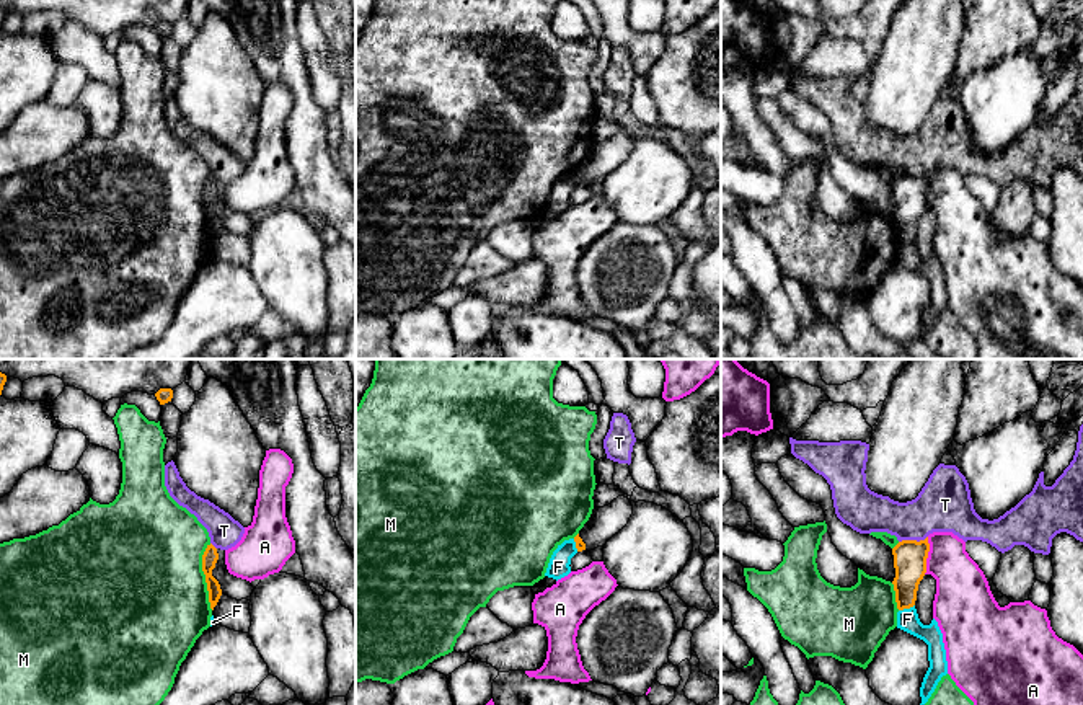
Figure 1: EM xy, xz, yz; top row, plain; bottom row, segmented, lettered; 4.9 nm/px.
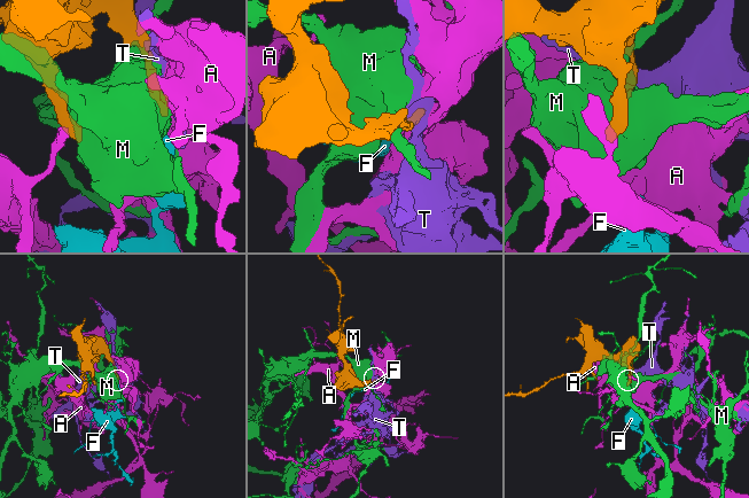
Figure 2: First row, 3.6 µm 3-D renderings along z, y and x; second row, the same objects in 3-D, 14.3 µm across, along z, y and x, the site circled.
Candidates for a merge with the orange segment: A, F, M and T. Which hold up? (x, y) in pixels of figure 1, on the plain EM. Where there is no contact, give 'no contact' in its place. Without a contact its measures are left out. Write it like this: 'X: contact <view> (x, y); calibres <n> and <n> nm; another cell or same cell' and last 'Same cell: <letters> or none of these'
A: contact yz (927, 190); calibres 160 and 260 nm; another cell
F: contact yz (906, 242); calibres 160 and 110 nm; another cell
M: contact xy (206, 211); calibres 80 and 480 nm; another cell
T: contact yz (912, 175); calibres 160 and 260 nm; another cell
Same cell: none of these

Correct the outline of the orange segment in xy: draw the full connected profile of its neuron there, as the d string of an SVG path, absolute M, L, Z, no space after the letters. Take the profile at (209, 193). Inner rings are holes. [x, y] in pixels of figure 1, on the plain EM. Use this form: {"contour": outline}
{"contour": "M212 178L207 180L207 183L202 189L202 206L206 209L206 217L207 217L207 225L209 225L209 237L210 237L212 245L214 245L214 242L217 240L217 237L222 230L220 219L212 211L212 204L215 202L217 194L219 194L217 183Z"}

